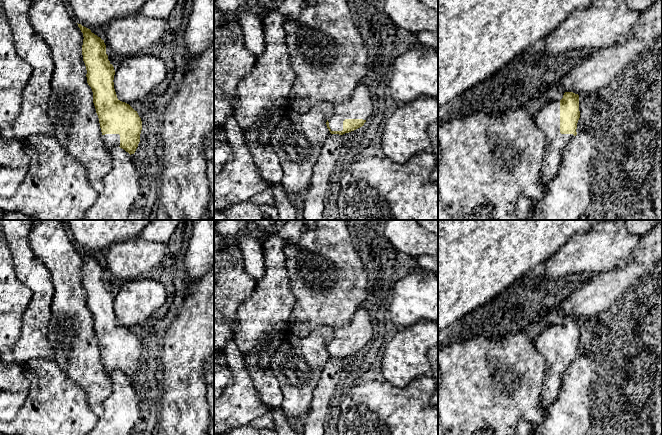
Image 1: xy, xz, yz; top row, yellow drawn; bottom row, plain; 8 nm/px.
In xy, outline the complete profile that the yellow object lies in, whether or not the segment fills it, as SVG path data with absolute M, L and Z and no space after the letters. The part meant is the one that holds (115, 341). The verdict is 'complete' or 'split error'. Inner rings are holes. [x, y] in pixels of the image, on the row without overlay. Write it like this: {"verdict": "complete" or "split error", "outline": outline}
{"verdict": "split error", "outline": "M78 248L83 257L82 279L87 307L93 316L93 327L107 372L120 371L134 378L140 366L142 345L137 335L117 322L114 313L115 294L108 284L104 264Z"}

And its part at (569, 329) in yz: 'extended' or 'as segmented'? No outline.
extended

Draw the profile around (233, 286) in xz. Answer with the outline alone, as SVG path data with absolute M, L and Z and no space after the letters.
M228 241L225 248L214 255L214 351L223 351L226 344L234 340L233 331L238 308L251 297L256 283L245 270L242 250L235 241Z

